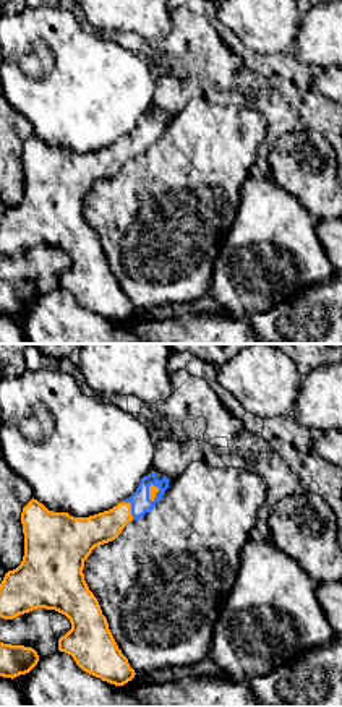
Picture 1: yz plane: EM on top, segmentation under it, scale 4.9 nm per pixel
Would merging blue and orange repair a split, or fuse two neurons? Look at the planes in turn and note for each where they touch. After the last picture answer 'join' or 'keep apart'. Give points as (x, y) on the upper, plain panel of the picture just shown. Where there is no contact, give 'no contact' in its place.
meets blue at (132, 145)

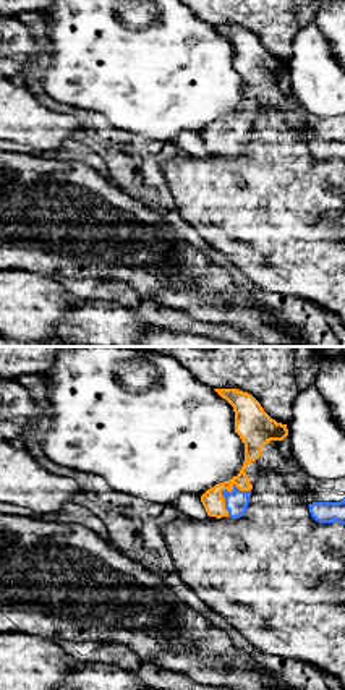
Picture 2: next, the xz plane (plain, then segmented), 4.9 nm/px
meets blue at (224, 127)

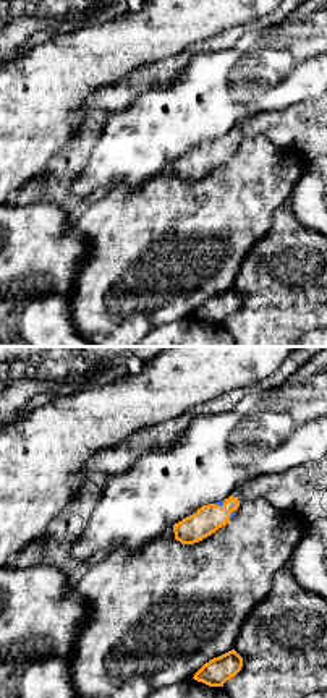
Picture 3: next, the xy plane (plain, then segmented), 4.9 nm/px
meets blue at (219, 141)

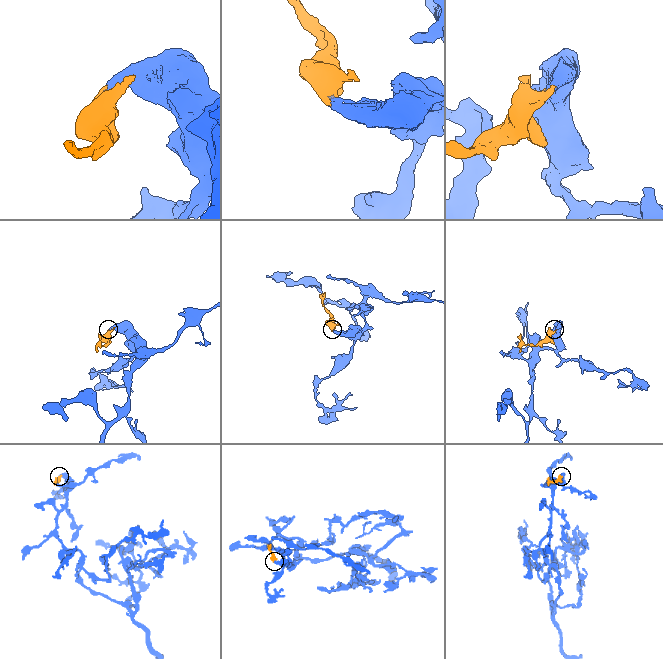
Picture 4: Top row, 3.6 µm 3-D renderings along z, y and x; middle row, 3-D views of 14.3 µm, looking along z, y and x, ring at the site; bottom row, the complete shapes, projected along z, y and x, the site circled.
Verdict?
join

